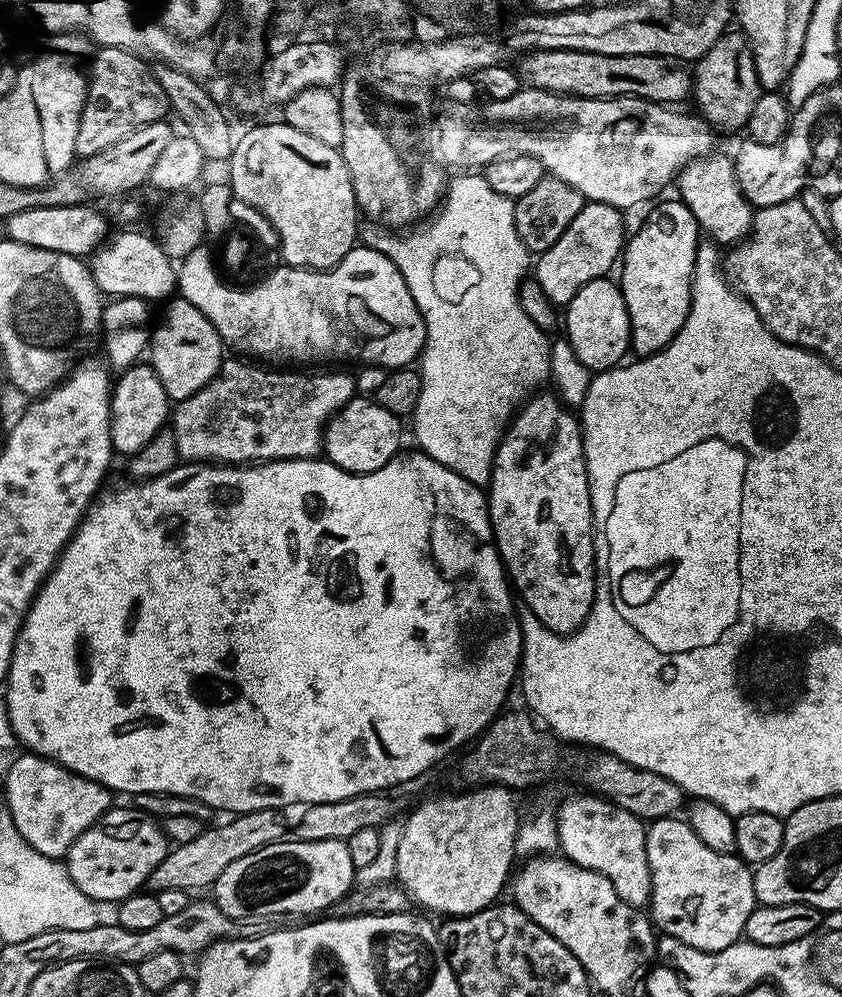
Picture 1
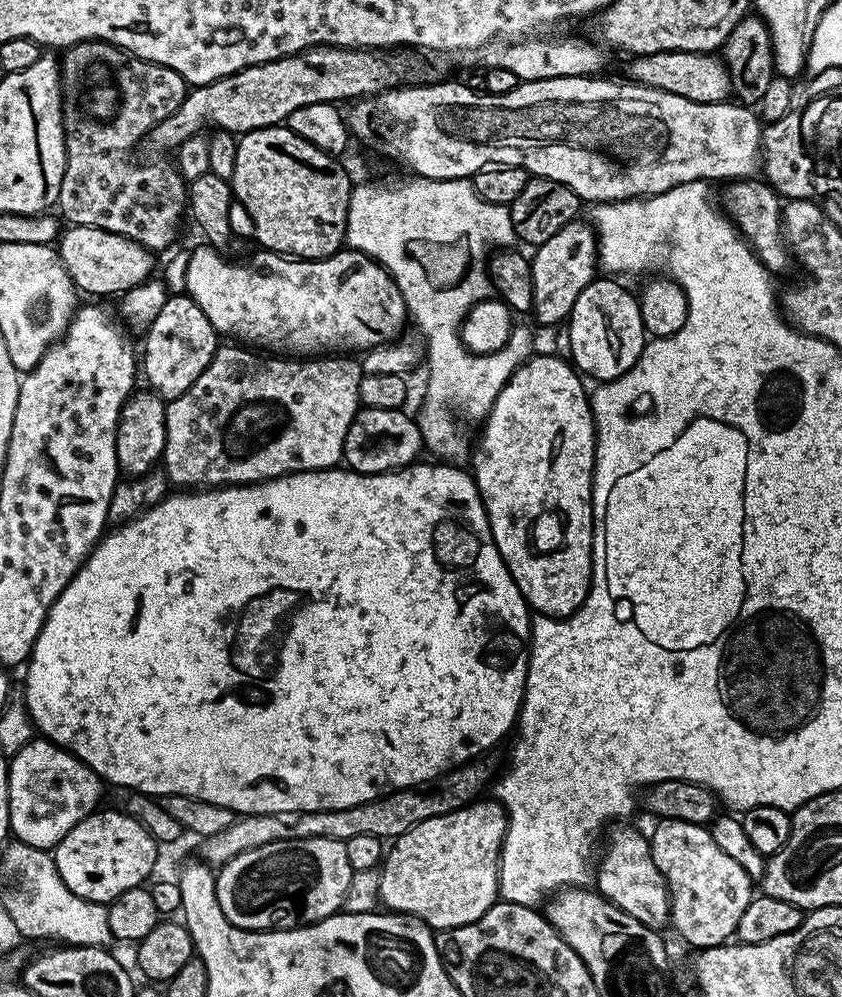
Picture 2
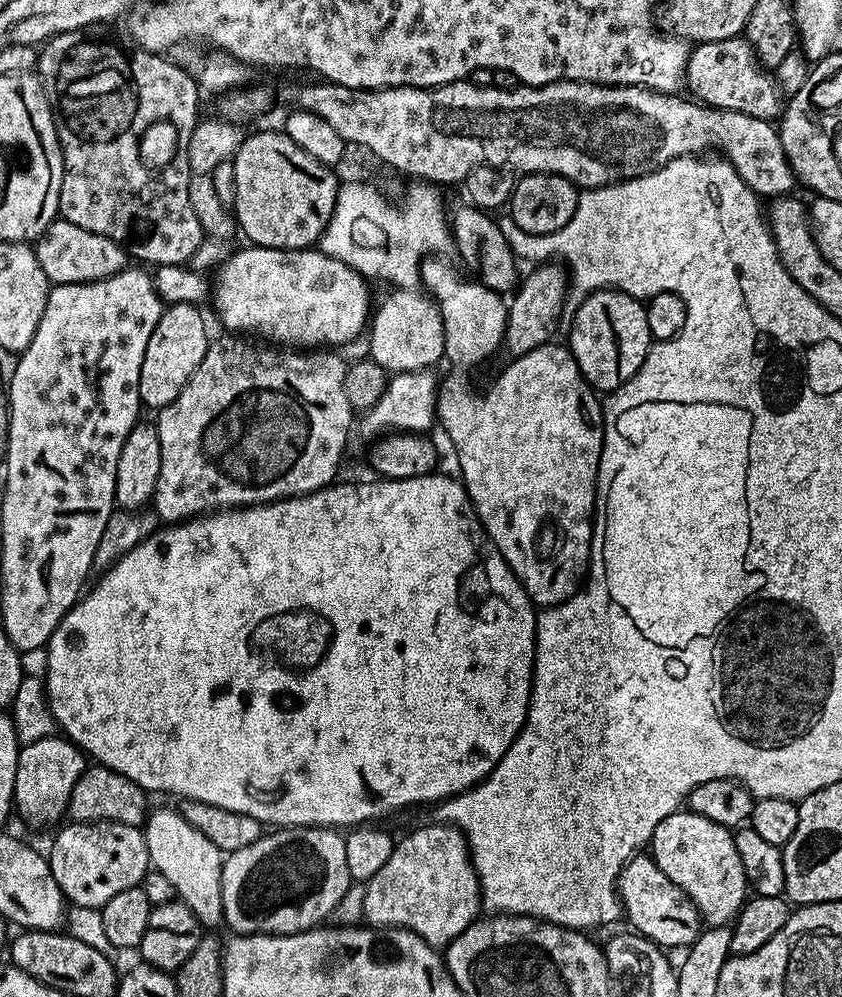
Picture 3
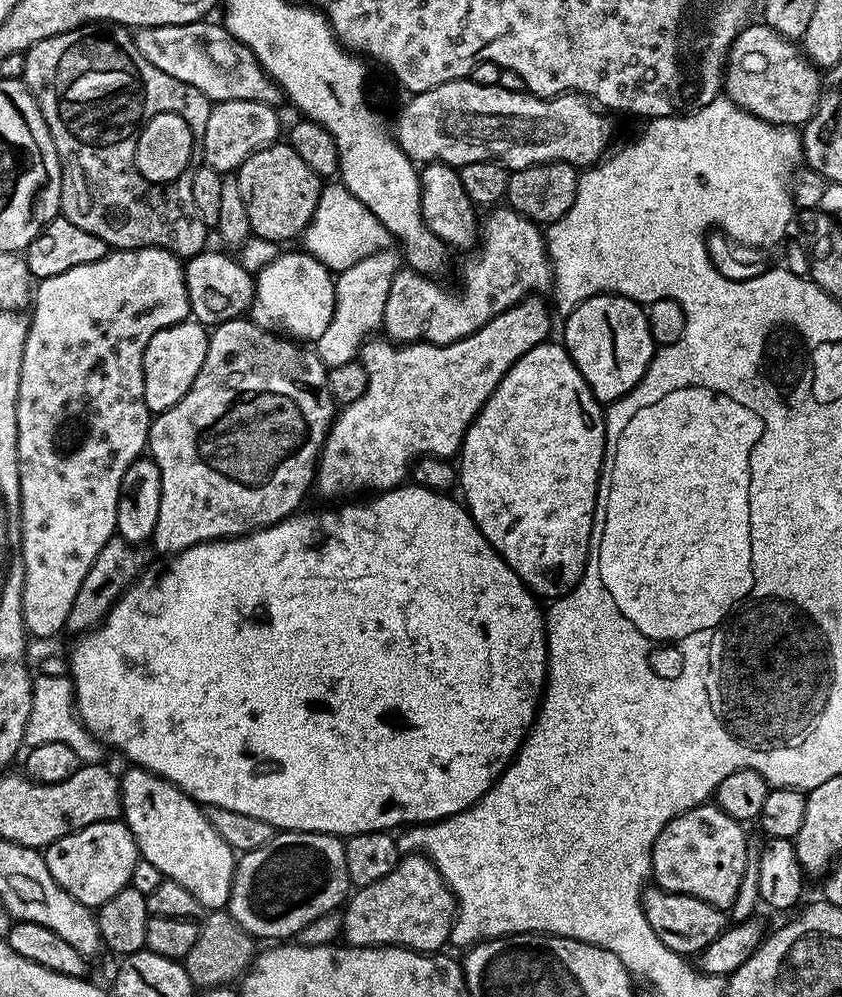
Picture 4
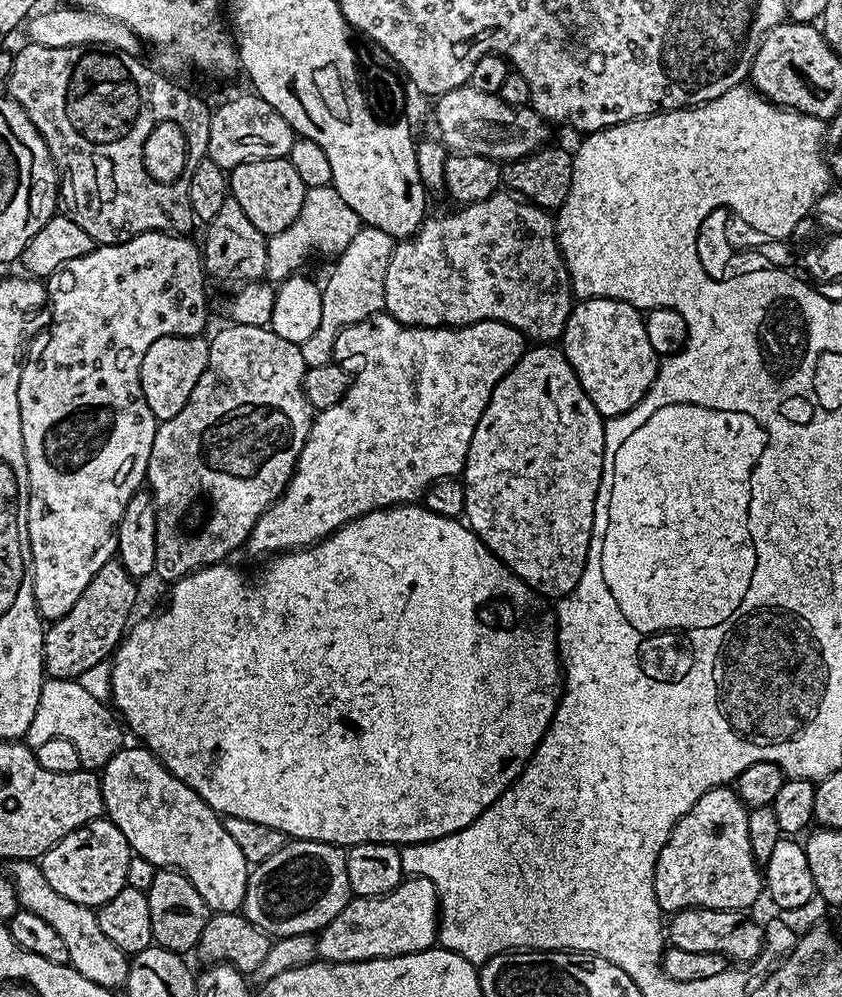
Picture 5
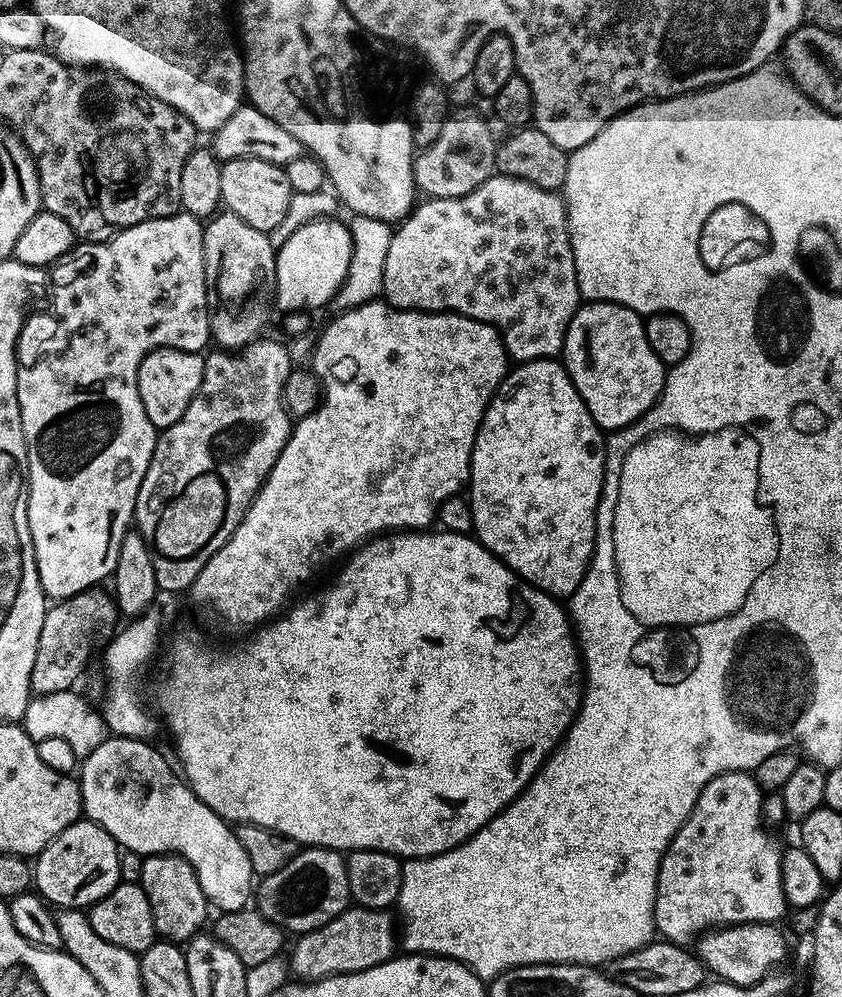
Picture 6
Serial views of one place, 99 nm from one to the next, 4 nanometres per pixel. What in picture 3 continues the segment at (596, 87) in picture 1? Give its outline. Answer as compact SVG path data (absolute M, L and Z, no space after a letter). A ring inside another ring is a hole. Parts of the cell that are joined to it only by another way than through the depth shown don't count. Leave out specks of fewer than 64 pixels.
M740 36L696 44L688 53L686 88L699 103L724 112L750 114L770 121L775 121L782 112L782 93L773 73L761 63L747 39Z

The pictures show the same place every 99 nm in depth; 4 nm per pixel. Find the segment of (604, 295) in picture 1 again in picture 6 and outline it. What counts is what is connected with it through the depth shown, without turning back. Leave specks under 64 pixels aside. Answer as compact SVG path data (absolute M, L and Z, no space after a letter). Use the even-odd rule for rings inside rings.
M611 300L584 302L576 309L566 330L562 363L568 369L570 378L582 402L586 402L586 410L590 410L596 425L609 433L629 428L638 417L646 415L656 405L664 388L666 365L660 361L658 354L654 354L654 350L650 350L650 342L646 342L644 320L636 312L639 311L635 307L614 304Z

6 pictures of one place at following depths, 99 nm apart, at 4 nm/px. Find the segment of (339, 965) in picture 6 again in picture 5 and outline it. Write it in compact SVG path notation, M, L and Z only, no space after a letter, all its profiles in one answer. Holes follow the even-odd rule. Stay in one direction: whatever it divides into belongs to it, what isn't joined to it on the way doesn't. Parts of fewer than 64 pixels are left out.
M408 876L393 892L381 896L358 896L316 936L321 961L362 962L387 956L414 954L437 943L440 931L440 899L434 882L425 876Z

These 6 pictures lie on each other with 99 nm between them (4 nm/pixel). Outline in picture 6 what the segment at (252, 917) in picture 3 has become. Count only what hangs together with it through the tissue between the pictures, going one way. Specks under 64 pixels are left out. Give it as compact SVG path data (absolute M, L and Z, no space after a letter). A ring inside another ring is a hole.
M301 847L282 870L274 870L274 874L255 885L255 907L289 933L303 934L326 926L350 904L344 861L345 857L335 848Z

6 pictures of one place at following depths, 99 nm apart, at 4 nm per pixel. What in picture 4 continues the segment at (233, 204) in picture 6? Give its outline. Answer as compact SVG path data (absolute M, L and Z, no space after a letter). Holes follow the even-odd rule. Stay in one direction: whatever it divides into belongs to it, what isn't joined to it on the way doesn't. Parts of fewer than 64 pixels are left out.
M277 142L250 154L240 164L235 178L242 190L242 202L246 202L246 218L250 218L253 236L277 242L303 237L318 206L322 180L287 142Z

